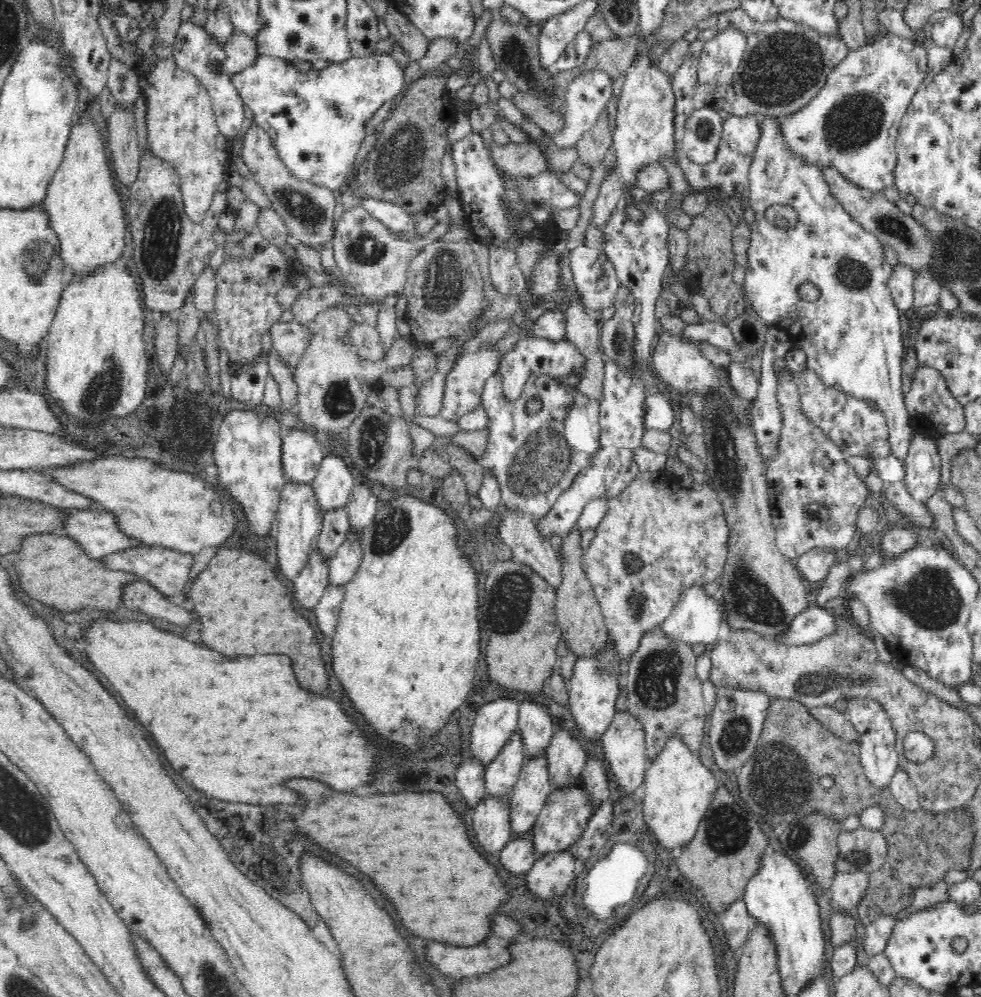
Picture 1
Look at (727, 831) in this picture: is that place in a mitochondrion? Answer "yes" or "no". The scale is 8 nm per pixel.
yes

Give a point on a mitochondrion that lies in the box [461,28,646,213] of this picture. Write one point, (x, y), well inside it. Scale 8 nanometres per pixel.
(514, 46)

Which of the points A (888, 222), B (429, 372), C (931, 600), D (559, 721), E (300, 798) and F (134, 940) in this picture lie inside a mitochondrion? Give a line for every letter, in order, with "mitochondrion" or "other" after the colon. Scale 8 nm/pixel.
A: mitochondrion
B: other
C: mitochondrion
D: other
E: other
F: other

